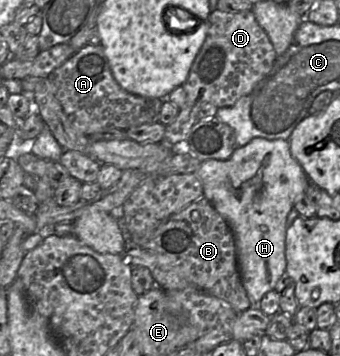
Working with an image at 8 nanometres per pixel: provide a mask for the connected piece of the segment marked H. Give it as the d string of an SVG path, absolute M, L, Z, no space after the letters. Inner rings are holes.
M254 138L243 147L237 147L233 154L227 160L209 159L202 161L196 171L196 175L200 179L203 187L203 196L211 203L215 210L225 219L228 223L235 240L237 262L240 272L243 287L251 303L251 308L257 308L262 297L269 291L275 290L278 281L285 276L286 271L286 258L285 258L285 238L287 223L286 219L294 208L294 204L298 197L305 194L306 183L309 179L303 171L299 163L292 157L289 142L287 140L267 140L264 138Z

